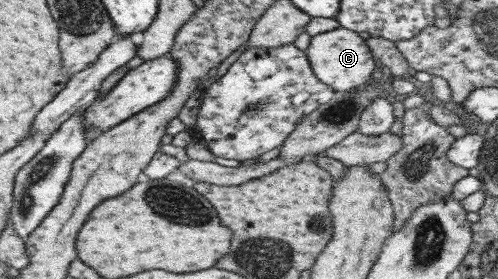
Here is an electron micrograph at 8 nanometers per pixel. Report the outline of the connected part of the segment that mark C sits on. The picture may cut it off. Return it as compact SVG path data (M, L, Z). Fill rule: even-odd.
M345 27L313 36L311 46L306 52L316 76L336 93L349 92L372 83L371 75L379 66L369 45L365 43L365 39L359 35L359 32L351 31Z

